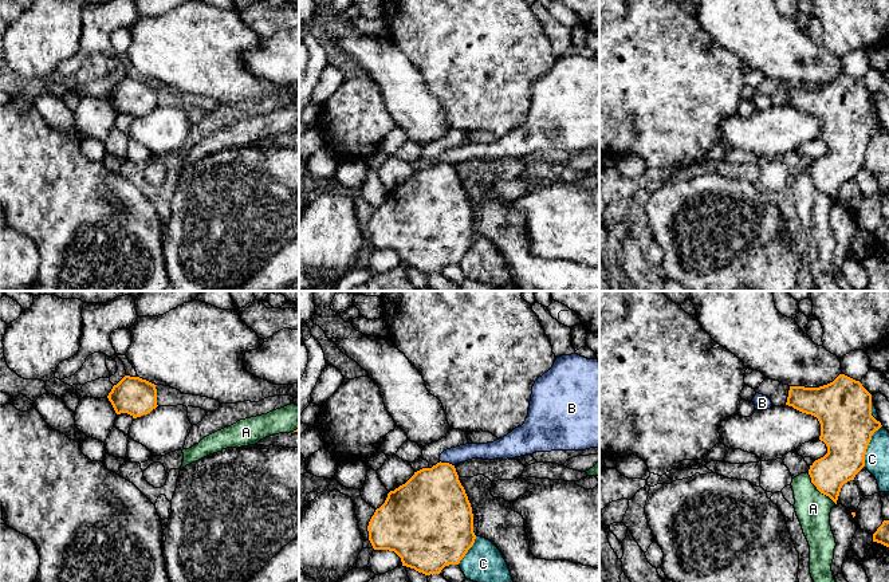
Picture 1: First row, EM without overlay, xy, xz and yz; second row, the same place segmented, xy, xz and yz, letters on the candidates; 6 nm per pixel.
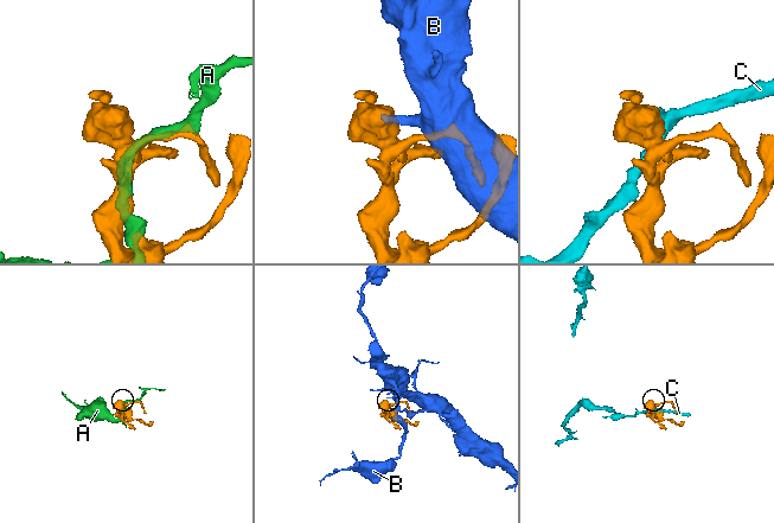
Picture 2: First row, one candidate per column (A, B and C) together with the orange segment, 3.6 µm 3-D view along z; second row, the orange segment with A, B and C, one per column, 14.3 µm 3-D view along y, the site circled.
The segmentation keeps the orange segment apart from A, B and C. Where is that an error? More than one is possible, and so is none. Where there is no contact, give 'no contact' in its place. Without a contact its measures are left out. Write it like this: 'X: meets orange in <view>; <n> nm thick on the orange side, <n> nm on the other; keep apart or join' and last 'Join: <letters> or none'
A: meets orange in yz; 220 nm thick on the orange side, 220 nm on the other; keep apart
B: meets orange in xz; 400 nm thick on the orange side, 100 nm on the other; keep apart
C: meets orange in yz; 320 nm thick on the orange side, 140 nm on the other; keep apart
Join: none

